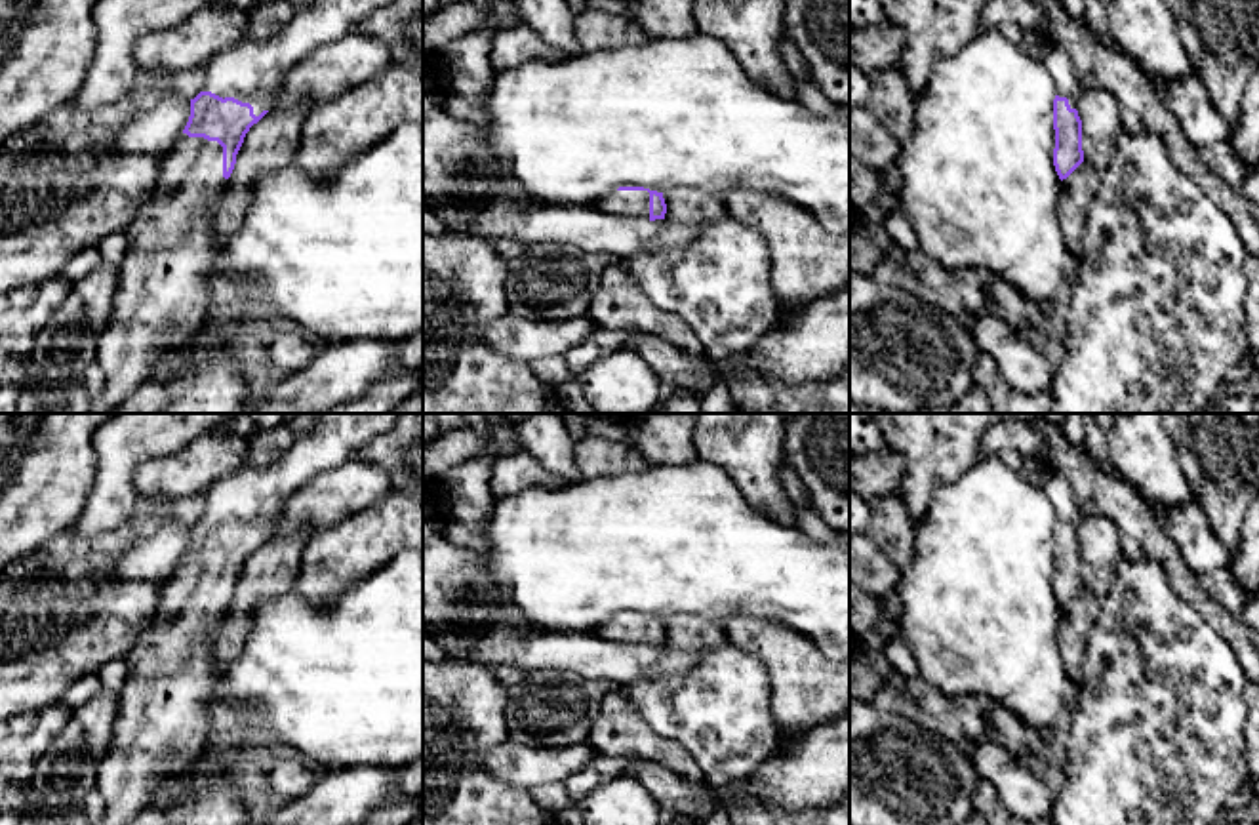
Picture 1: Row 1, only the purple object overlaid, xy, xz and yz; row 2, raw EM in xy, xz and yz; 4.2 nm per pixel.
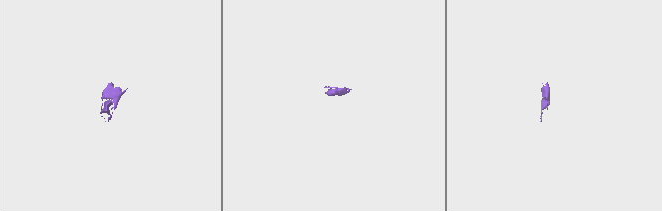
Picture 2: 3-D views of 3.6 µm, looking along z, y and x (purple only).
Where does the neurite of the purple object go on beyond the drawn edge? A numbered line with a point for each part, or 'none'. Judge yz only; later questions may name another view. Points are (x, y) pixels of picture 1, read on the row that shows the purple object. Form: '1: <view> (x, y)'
1: yz (1058, 61)

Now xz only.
1: xz (635, 204)

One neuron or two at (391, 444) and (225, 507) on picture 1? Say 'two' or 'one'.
two

